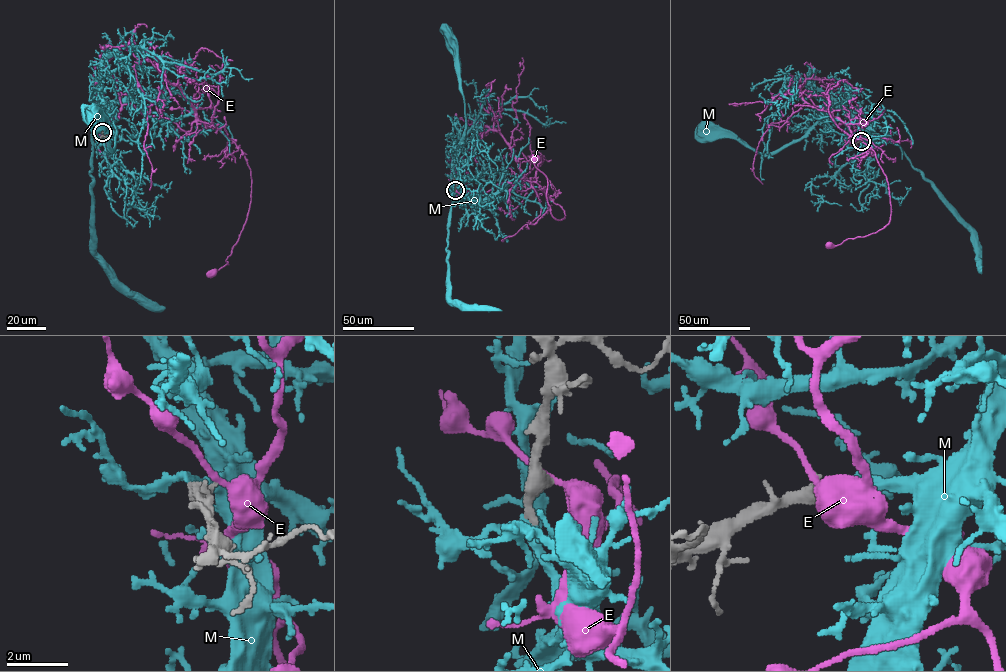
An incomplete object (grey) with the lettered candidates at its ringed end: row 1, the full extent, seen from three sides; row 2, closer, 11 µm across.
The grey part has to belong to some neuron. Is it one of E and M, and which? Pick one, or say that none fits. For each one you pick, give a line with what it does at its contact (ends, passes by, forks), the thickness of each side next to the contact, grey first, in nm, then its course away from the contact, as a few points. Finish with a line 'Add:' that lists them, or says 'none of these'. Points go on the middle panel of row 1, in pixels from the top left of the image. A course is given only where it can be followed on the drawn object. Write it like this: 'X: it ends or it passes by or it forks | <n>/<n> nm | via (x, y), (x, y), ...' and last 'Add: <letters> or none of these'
M: it passes by | 320/240 nm | via (455, 190), (446, 249), (449, 253), (448, 296), (451, 300), (482, 308)
Add: M

